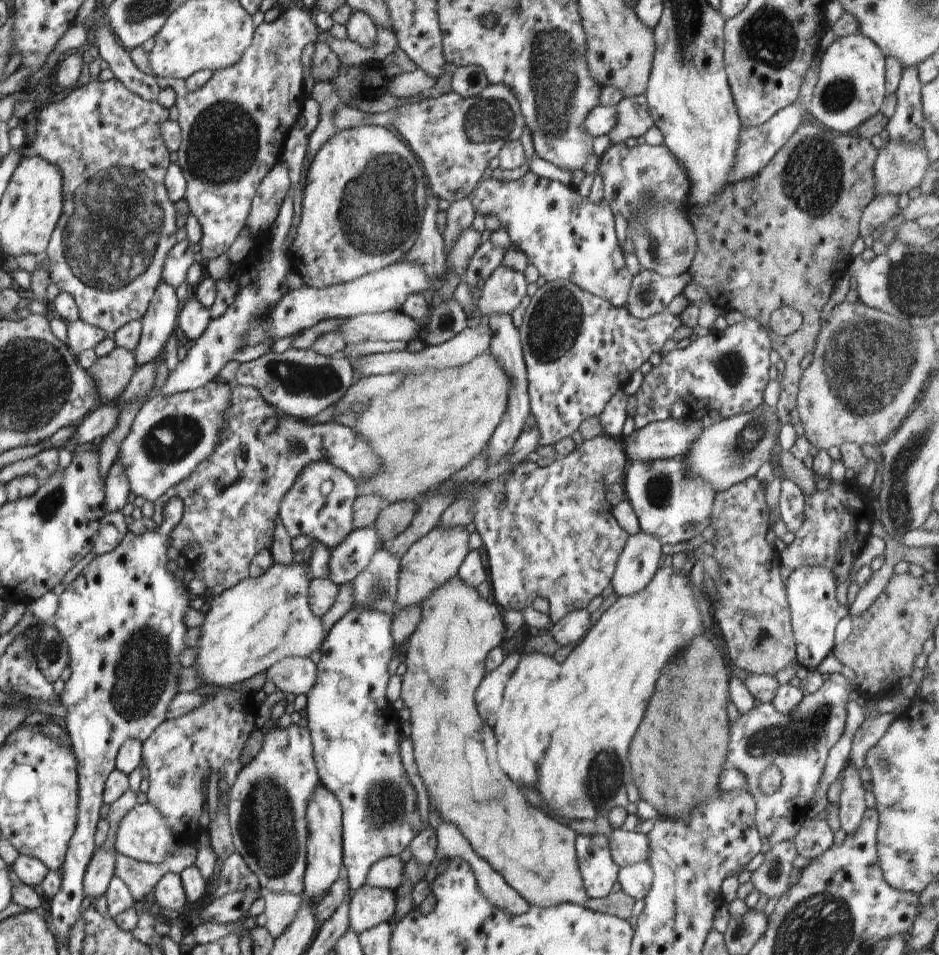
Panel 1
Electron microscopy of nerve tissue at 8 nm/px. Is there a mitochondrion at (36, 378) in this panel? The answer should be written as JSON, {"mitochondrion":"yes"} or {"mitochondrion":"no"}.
{"mitochondrion":"yes"}

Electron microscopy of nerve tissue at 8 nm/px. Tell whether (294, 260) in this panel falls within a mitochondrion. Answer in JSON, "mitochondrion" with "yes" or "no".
{"mitochondrion":"no"}

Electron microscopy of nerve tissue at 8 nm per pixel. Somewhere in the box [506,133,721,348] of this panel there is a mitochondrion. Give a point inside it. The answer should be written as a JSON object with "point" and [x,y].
{"point":[652,244]}

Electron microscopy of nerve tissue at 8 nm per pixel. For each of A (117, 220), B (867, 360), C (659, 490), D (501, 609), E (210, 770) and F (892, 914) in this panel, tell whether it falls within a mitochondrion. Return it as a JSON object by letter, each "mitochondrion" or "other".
{"A":"mitochondrion","B":"mitochondrion","C":"mitochondrion","D":"other","E":"other","F":"other"}

